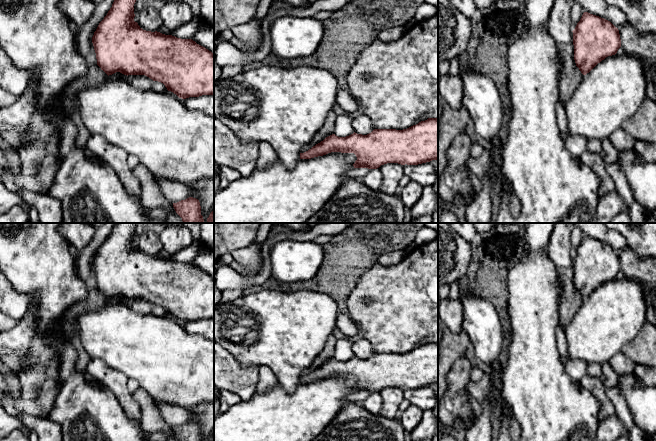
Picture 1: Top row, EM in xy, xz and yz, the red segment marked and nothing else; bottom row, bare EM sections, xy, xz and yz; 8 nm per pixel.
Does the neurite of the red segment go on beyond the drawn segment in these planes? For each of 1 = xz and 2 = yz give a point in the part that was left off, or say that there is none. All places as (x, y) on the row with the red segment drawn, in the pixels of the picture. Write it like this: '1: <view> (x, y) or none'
1: none
2: none

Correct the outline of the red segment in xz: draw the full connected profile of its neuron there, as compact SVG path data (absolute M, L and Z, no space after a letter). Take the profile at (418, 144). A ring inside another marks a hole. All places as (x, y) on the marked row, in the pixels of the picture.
M428 118L425 121L421 121L416 125L413 125L407 129L374 129L367 135L353 133L346 137L338 137L332 134L326 137L323 141L313 146L311 149L304 153L300 153L300 159L311 159L318 156L323 156L331 152L341 153L354 153L357 160L353 164L354 168L368 168L377 169L381 165L387 163L398 163L401 165L418 165L432 160L438 159L438 118Z

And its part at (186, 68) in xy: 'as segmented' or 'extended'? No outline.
as segmented

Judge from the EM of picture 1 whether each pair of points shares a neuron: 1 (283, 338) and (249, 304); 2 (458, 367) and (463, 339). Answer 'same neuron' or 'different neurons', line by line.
1: same neuron
2: different neurons

